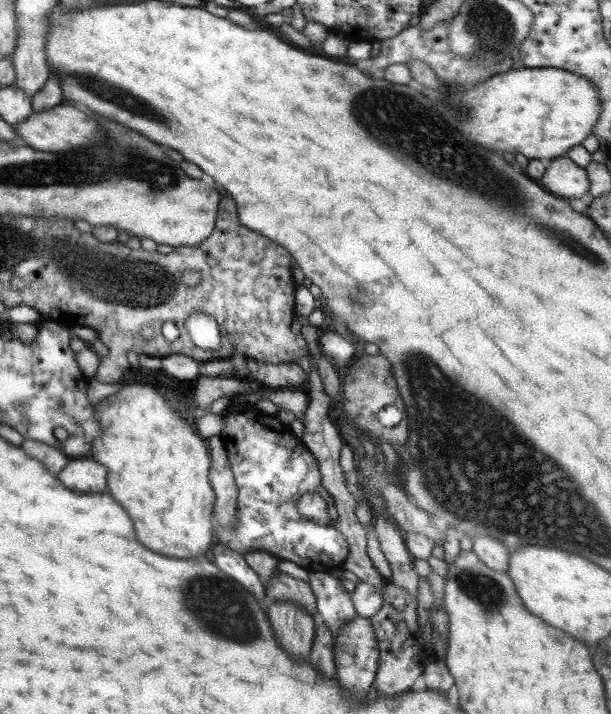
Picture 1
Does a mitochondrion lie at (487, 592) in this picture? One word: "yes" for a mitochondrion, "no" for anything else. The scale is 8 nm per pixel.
yes

